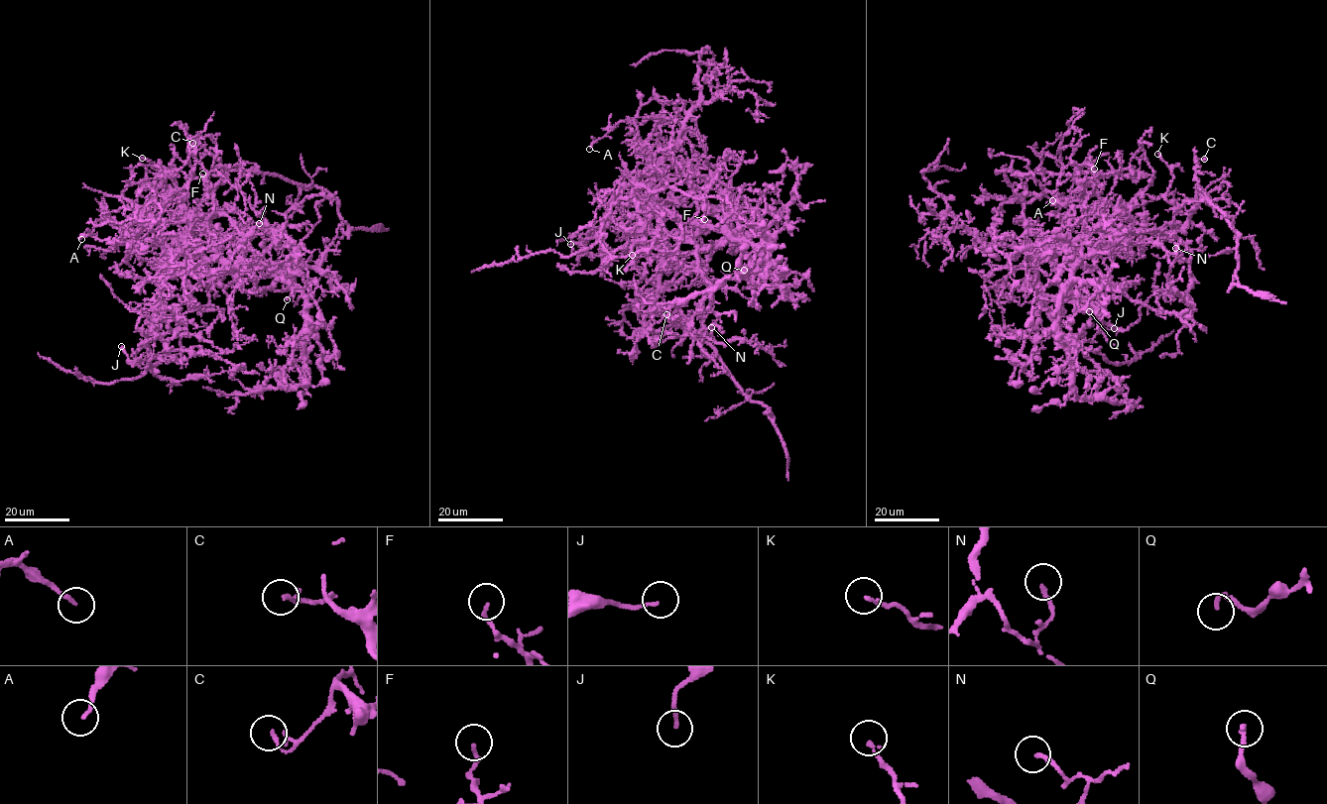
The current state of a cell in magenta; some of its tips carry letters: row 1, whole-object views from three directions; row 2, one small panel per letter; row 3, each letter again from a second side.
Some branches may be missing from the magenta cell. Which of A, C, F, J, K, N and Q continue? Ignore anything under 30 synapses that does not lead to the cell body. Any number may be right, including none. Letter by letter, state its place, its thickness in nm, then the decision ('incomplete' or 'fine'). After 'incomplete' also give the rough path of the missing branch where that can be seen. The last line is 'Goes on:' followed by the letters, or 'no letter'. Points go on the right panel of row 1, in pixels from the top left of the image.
A: at (1052, 200); 160 nm thick; incomplete; missing branch runs (1052, 200), (1053, 191), (1046, 176)
C: at (1204, 159); 130 nm thick; fine
F: at (1094, 169); 170 nm thick; fine
J: at (1114, 328); 140 nm thick; fine
K: at (1157, 154); 140 nm thick; fine
N: at (1175, 248); 170 nm thick; fine
Q: at (1089, 311); 160 nm thick; fine
Goes on: A

